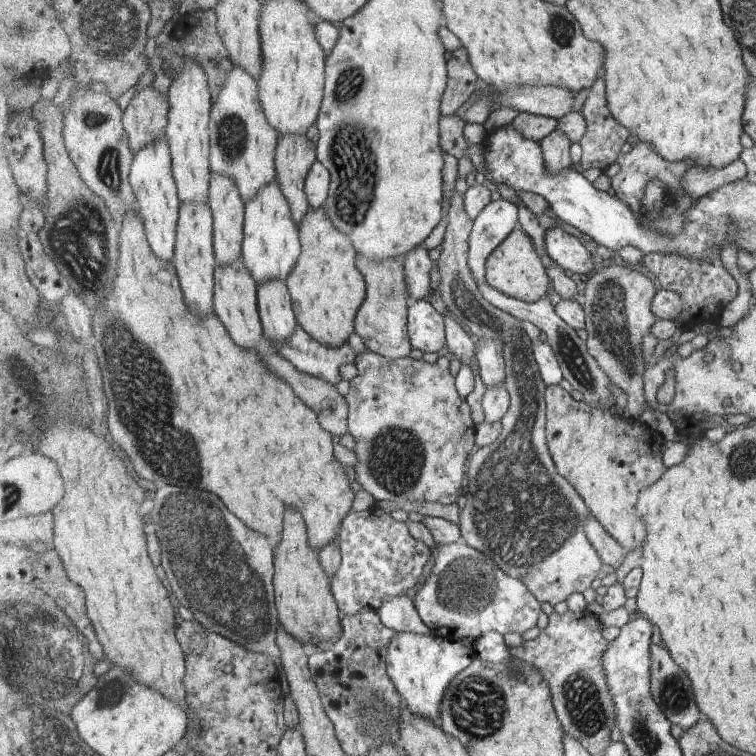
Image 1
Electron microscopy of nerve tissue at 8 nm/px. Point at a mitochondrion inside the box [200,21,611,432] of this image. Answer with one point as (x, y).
(350, 153)

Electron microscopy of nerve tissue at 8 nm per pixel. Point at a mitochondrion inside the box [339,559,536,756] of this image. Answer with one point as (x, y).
(478, 708)

